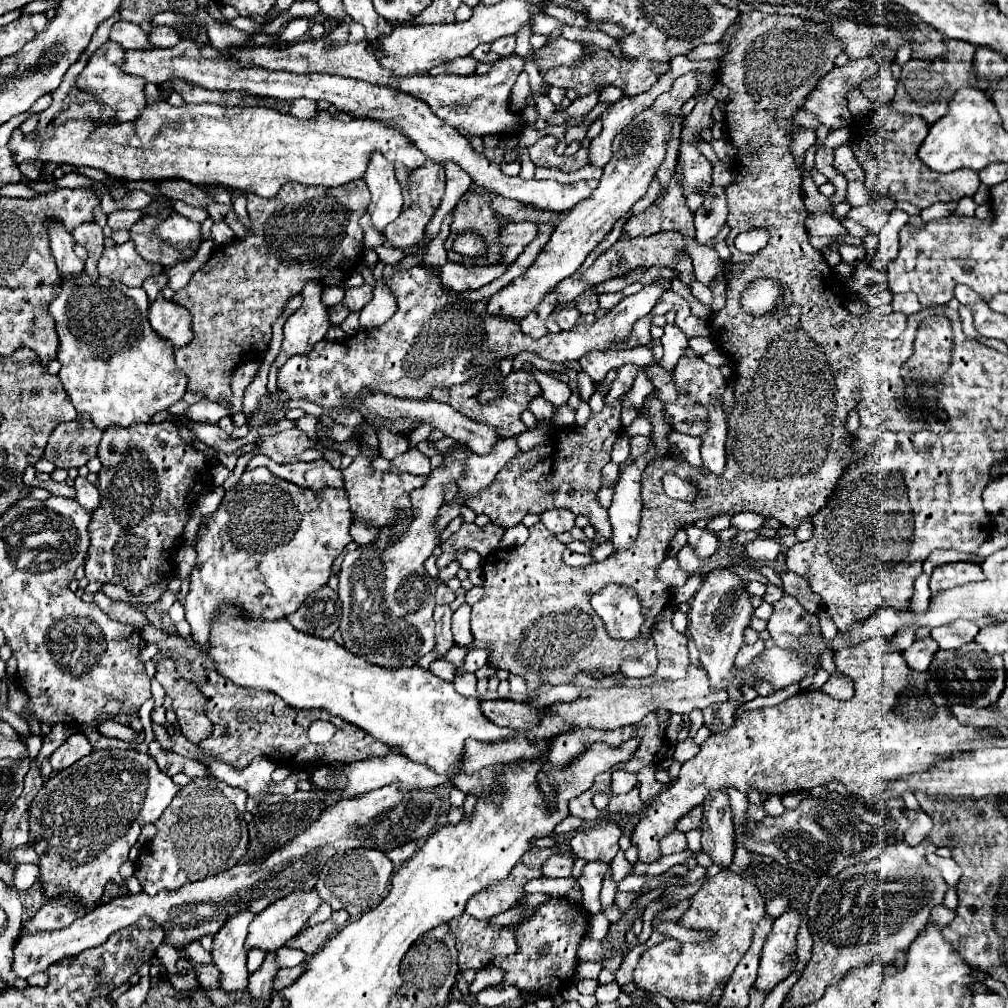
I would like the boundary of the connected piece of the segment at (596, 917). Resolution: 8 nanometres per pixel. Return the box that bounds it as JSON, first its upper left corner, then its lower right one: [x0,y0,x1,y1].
[588,912,610,941]

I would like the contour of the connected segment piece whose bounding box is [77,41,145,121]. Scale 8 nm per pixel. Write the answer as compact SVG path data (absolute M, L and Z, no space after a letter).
M107 41L103 47L99 47L83 69L83 73L77 77L77 87L81 91L93 93L93 97L109 105L117 113L115 121L133 121L137 113L141 113L141 107L145 107L145 81L141 81L141 77L129 77L127 73L121 73L121 53L123 49L115 41Z

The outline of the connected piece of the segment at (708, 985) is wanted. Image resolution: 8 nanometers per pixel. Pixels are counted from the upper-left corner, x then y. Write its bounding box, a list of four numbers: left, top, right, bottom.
[633,869,765,1003]

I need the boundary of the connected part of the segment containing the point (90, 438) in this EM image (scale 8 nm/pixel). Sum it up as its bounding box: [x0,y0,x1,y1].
[45,413,101,469]

